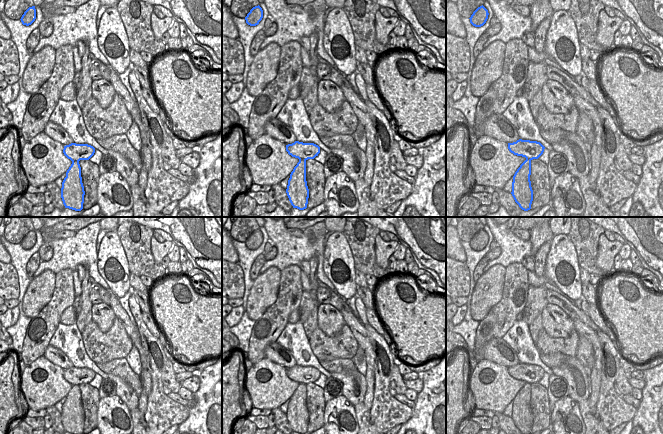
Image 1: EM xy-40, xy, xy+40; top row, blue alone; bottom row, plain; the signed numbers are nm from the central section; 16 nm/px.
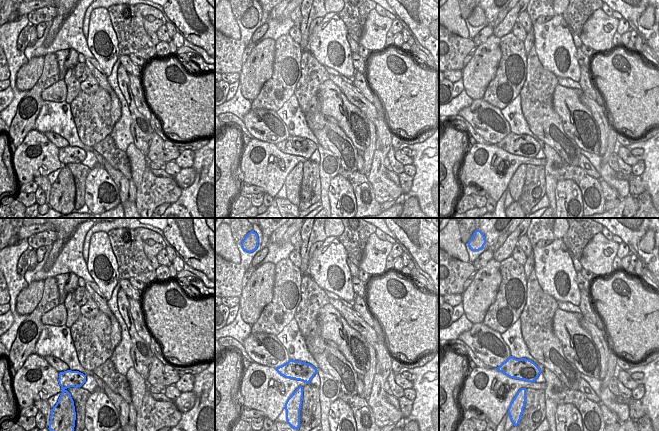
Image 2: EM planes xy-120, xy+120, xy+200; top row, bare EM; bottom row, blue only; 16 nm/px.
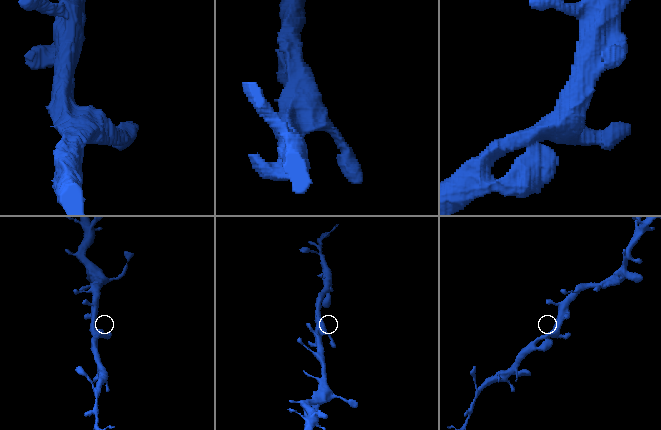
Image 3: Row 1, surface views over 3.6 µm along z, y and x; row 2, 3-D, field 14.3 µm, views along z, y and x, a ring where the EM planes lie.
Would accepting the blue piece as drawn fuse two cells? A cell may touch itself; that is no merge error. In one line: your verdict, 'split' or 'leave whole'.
leave whole

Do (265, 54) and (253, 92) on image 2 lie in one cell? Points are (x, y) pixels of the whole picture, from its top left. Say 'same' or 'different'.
same

